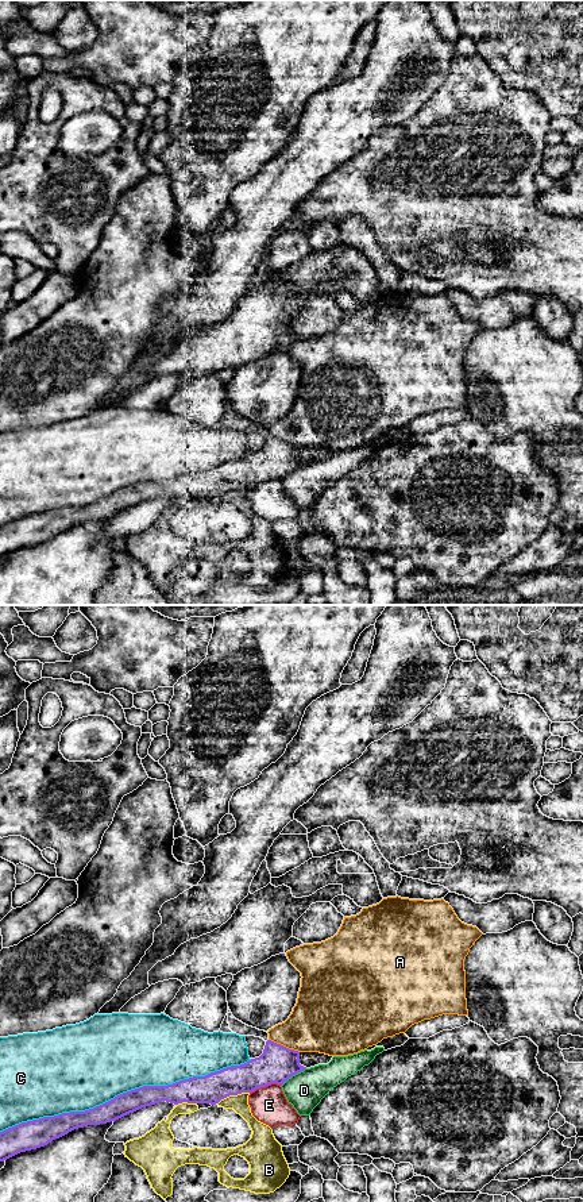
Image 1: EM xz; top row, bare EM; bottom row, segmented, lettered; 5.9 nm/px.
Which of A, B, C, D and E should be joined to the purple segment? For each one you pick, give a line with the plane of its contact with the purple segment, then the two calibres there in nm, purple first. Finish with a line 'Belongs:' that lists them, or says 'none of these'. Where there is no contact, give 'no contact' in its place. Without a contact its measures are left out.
Belongs: none of these

